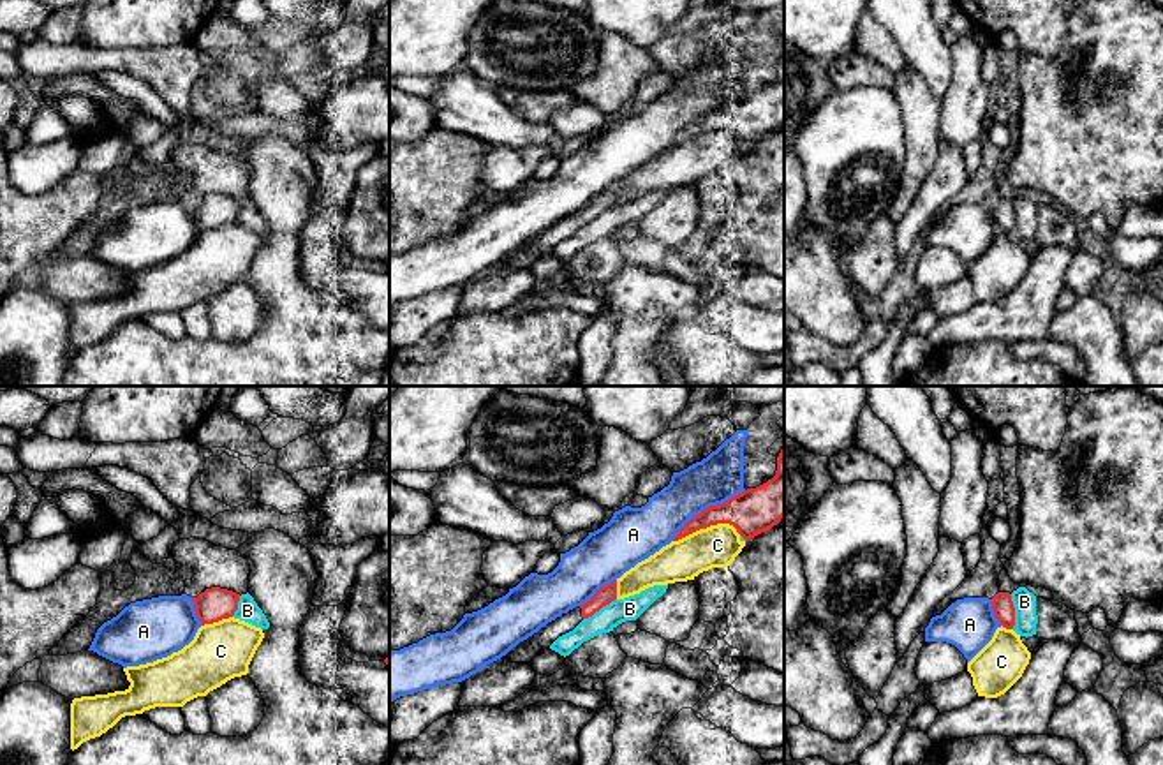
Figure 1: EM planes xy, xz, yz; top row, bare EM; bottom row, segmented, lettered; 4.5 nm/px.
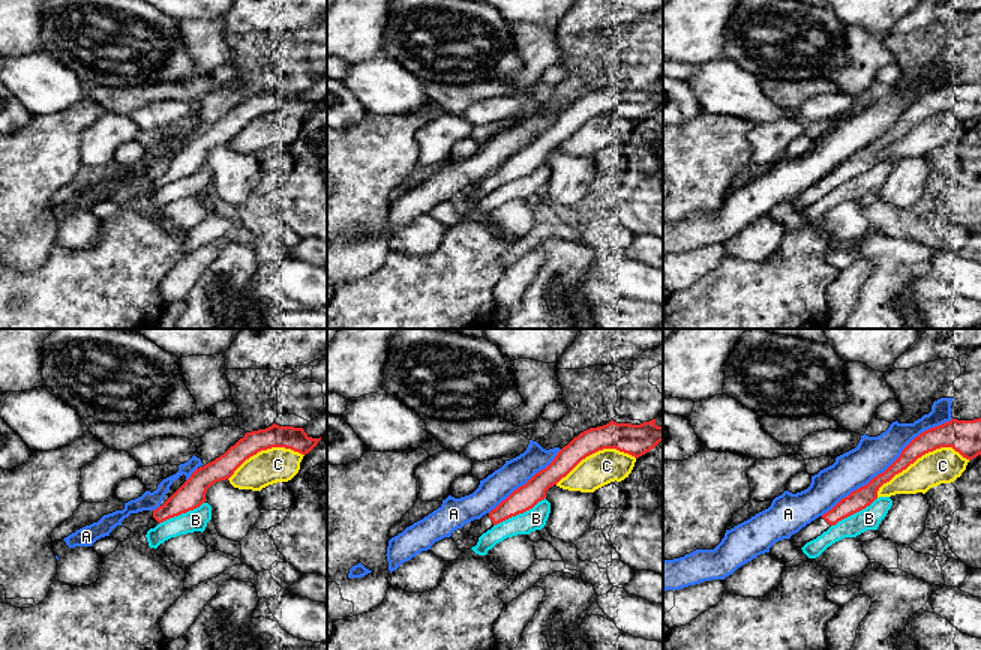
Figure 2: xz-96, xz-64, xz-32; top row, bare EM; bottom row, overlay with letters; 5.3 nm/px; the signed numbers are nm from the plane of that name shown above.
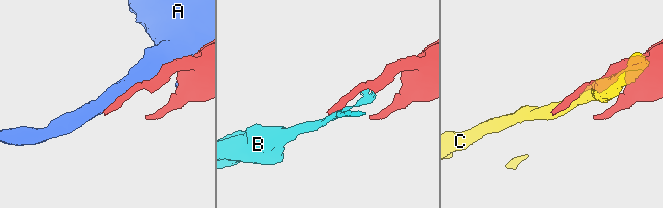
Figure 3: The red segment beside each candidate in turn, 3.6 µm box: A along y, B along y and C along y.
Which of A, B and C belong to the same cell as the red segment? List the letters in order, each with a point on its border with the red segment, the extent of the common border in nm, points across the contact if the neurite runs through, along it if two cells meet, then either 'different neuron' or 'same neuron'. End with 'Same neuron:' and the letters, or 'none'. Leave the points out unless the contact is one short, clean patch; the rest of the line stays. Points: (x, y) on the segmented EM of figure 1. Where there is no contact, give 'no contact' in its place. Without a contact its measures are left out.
A: xz (707, 508) | 400 nm | different neuron
B: yz (1014, 612) | 160 nm | different neuron
C: xz (707, 526) | 320 nm | different neuron
Same neuron: none

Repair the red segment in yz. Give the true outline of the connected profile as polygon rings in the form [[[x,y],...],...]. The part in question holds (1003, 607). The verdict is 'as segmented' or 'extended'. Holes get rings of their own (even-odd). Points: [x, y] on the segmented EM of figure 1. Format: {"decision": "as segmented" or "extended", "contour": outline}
{"decision": "as segmented", "contour": [[[997,592],[992,598],[992,610],[999,624],[1006,629],[1015,626],[1015,606],[1010,592]]]}

